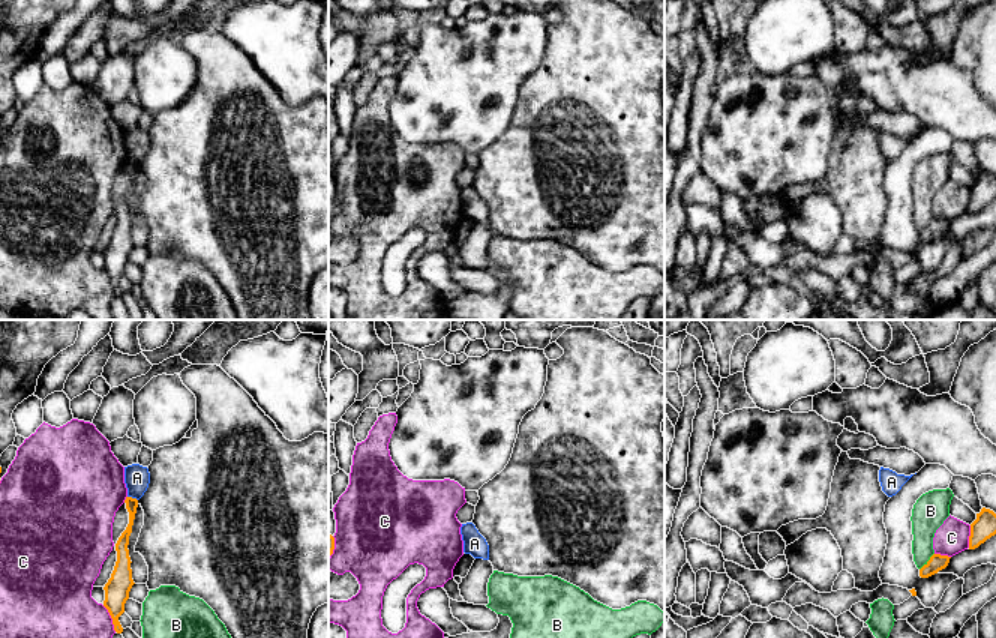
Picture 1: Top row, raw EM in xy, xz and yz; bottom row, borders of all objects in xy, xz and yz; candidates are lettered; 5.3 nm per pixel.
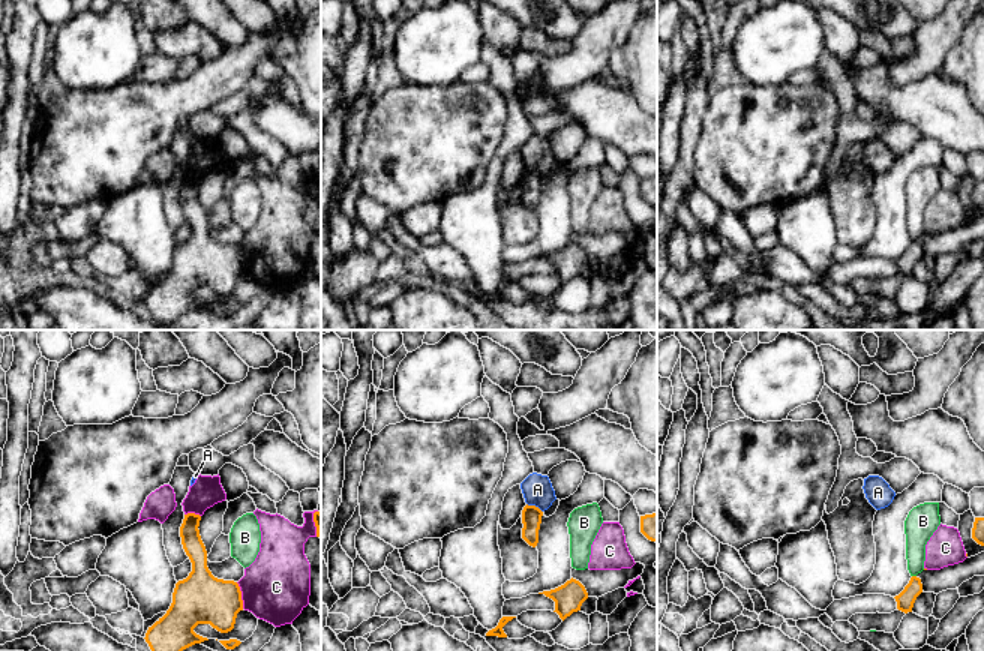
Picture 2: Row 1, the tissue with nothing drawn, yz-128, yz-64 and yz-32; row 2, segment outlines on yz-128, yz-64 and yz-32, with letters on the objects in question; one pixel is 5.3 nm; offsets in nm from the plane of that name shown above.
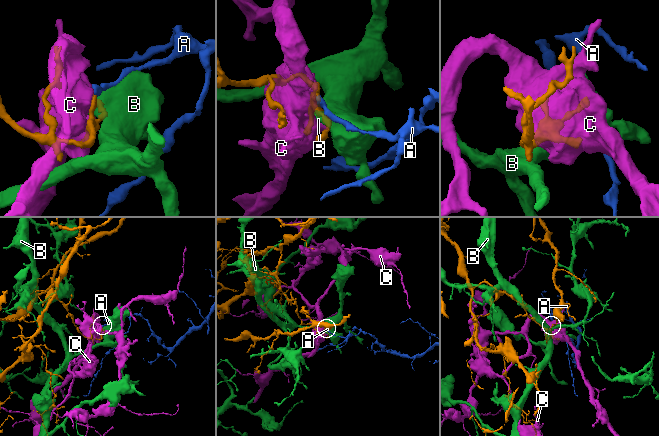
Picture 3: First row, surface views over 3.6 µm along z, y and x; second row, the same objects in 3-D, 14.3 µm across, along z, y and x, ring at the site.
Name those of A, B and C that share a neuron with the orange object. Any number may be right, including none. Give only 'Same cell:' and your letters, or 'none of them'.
Same cell: none of them

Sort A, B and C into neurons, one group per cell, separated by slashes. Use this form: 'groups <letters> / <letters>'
groups A / B / C

